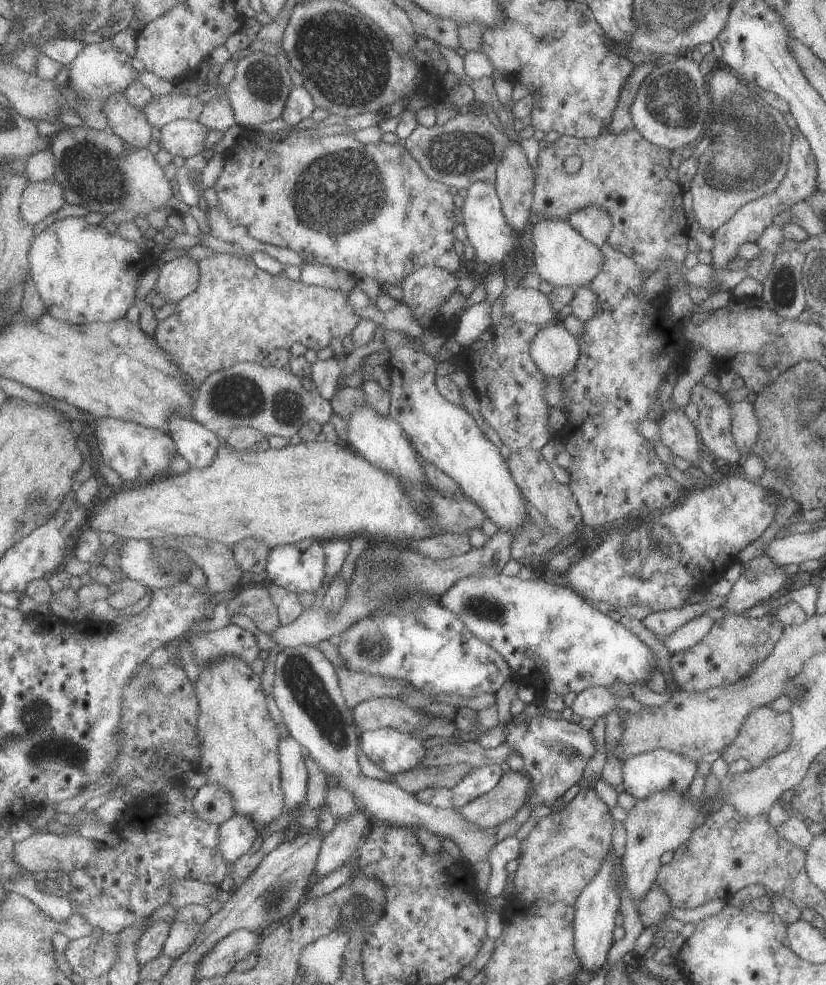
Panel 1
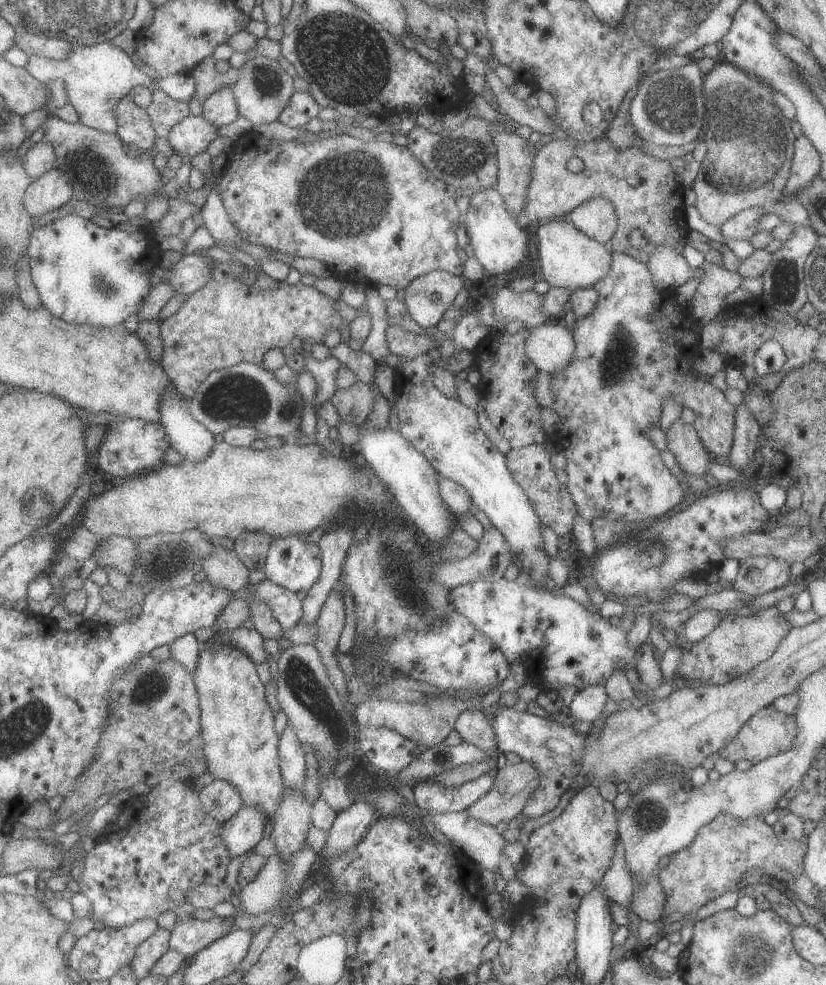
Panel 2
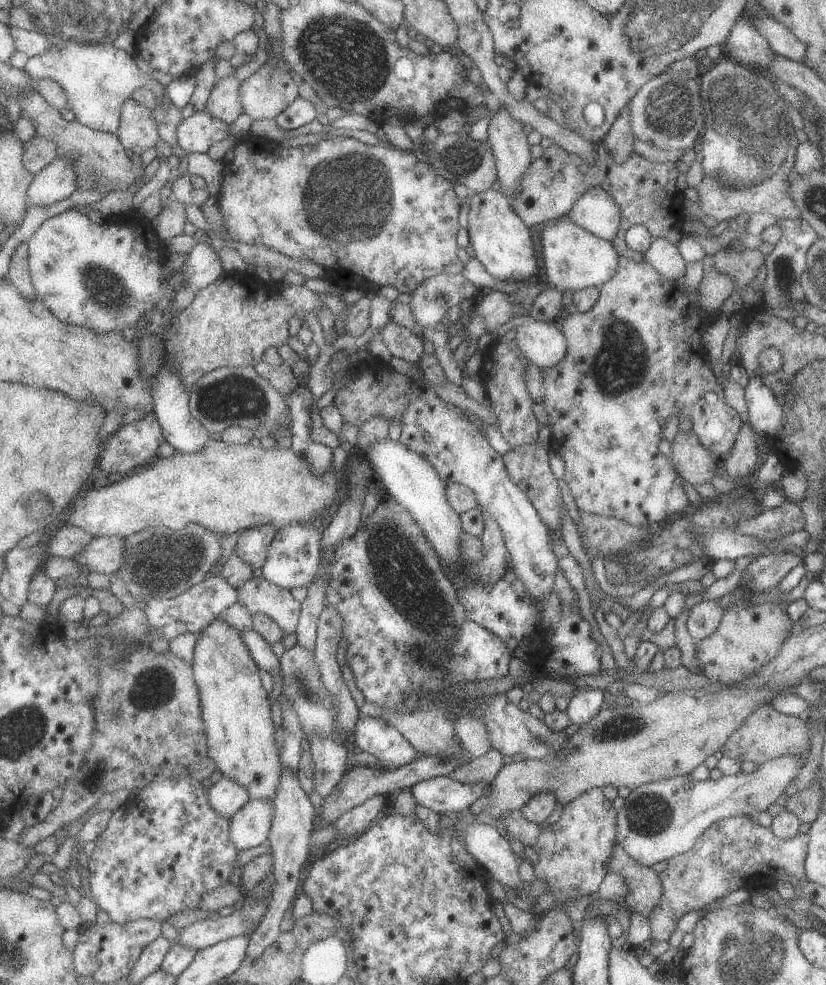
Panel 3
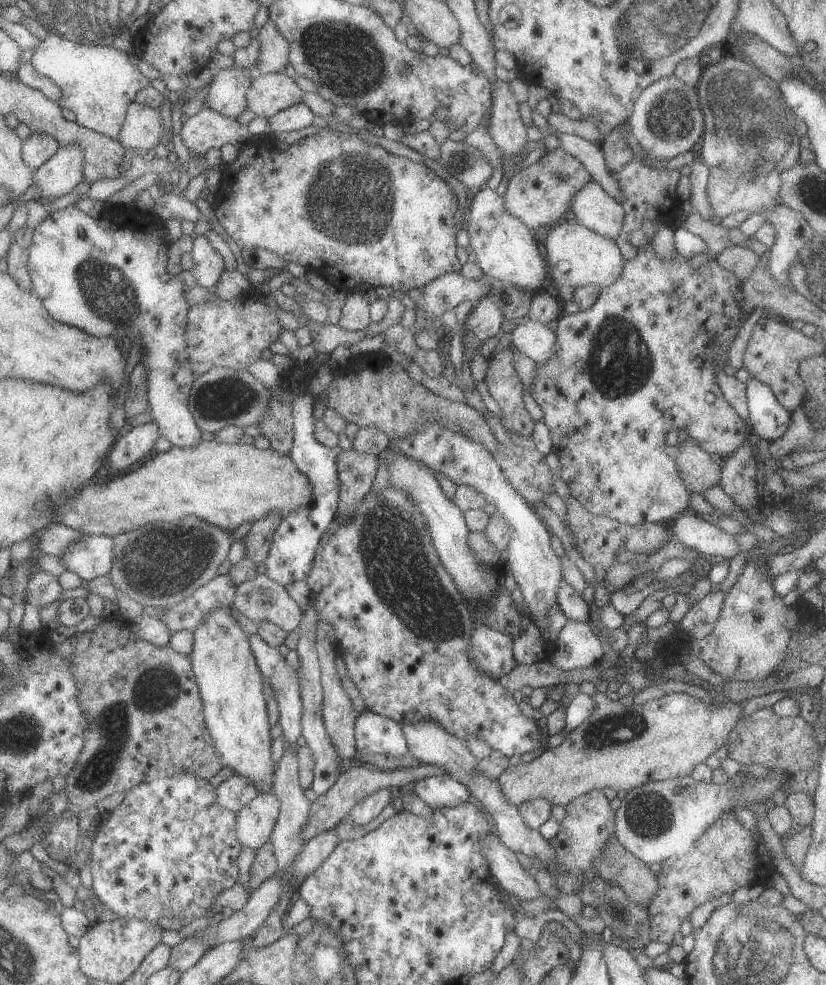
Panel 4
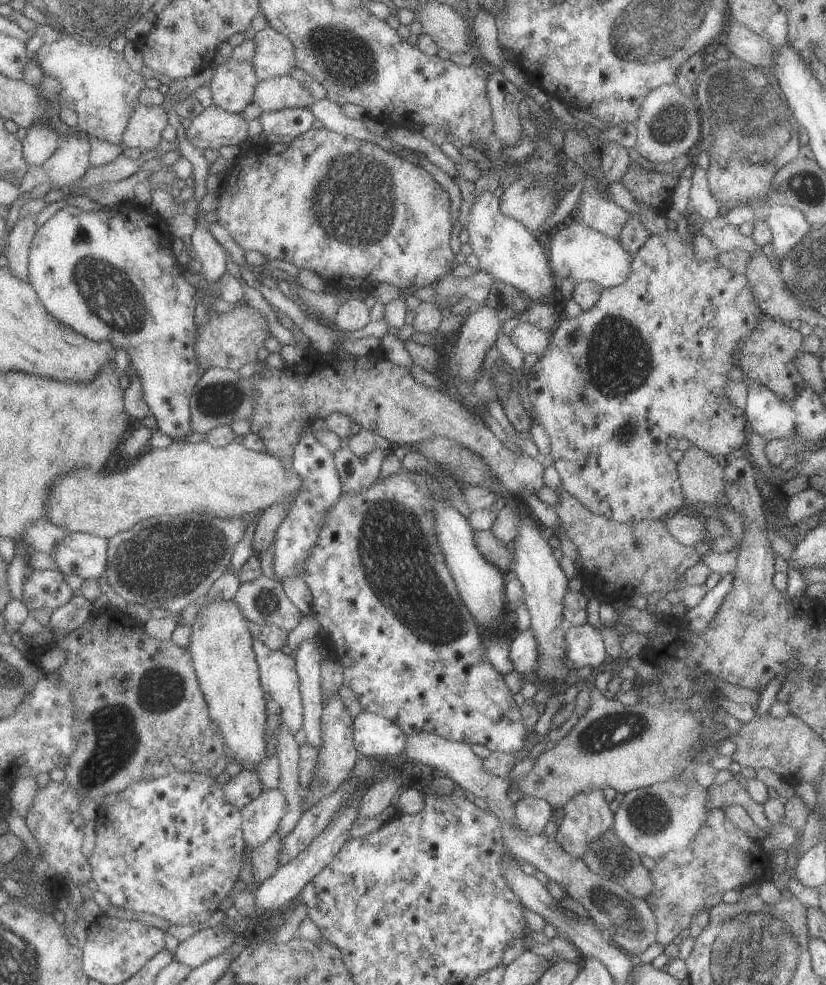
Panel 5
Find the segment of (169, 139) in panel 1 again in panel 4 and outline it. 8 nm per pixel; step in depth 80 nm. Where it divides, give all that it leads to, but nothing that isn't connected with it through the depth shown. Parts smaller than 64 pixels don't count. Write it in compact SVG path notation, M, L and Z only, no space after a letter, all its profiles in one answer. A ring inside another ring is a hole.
M203 107L181 125L180 138L189 152L204 155L209 149L219 149L223 144L233 144L240 149L243 144L252 139L252 136L247 127L237 119L223 116L213 109Z

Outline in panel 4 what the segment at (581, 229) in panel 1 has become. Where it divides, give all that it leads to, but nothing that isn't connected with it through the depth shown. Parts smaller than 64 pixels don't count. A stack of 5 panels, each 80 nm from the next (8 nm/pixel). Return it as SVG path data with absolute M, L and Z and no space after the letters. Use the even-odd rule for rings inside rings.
M587 181L574 194L569 208L577 222L601 236L615 239L621 230L624 210L598 182Z

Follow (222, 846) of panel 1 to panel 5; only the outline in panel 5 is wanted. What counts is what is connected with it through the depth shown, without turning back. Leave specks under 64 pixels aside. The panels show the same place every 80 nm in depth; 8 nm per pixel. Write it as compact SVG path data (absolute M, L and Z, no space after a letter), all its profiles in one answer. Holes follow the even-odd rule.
M279 789L262 790L249 804L240 808L242 837L252 848L265 842L276 830L286 811L286 800Z

